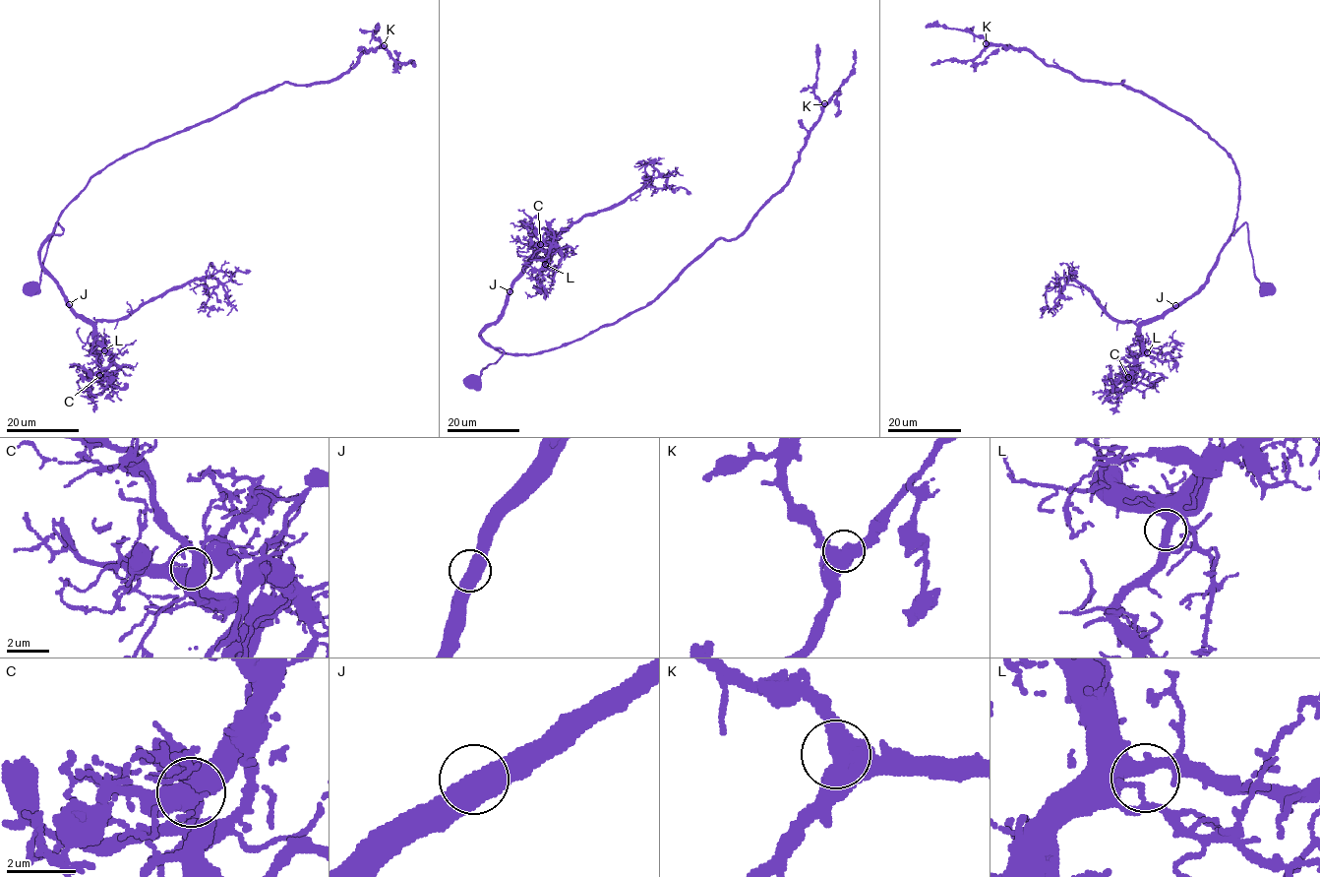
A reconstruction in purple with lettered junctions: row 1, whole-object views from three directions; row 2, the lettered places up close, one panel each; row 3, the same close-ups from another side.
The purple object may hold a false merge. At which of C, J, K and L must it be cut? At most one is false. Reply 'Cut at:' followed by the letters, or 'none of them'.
Cut at: none of them

